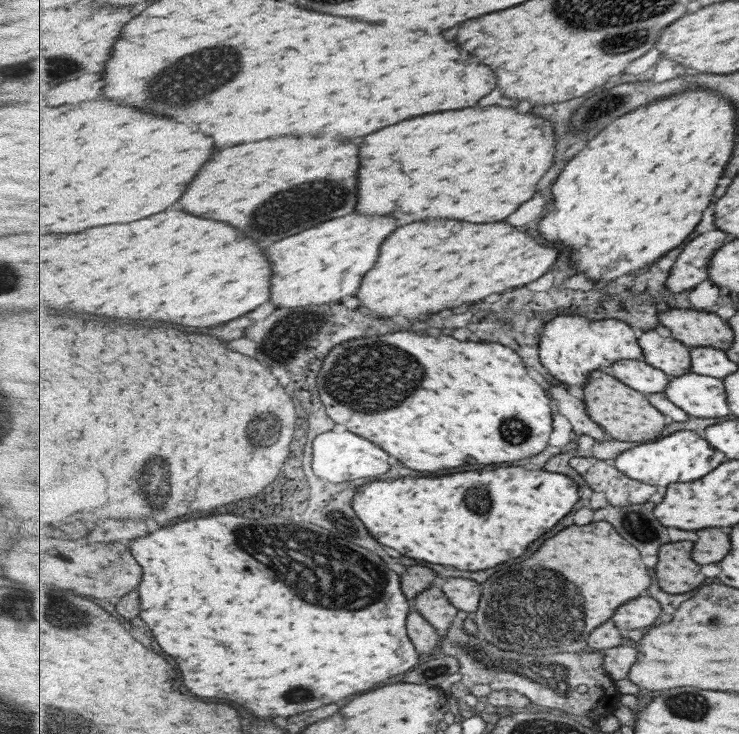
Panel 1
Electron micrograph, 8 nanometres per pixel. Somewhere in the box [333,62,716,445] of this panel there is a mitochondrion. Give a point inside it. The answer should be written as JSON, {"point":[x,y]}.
{"point":[604,107]}

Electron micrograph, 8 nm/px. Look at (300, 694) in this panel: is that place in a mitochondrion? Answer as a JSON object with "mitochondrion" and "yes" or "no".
{"mitochondrion":"yes"}

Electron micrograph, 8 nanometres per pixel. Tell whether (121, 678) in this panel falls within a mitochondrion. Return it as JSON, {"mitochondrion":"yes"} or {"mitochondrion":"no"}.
{"mitochondrion":"no"}

